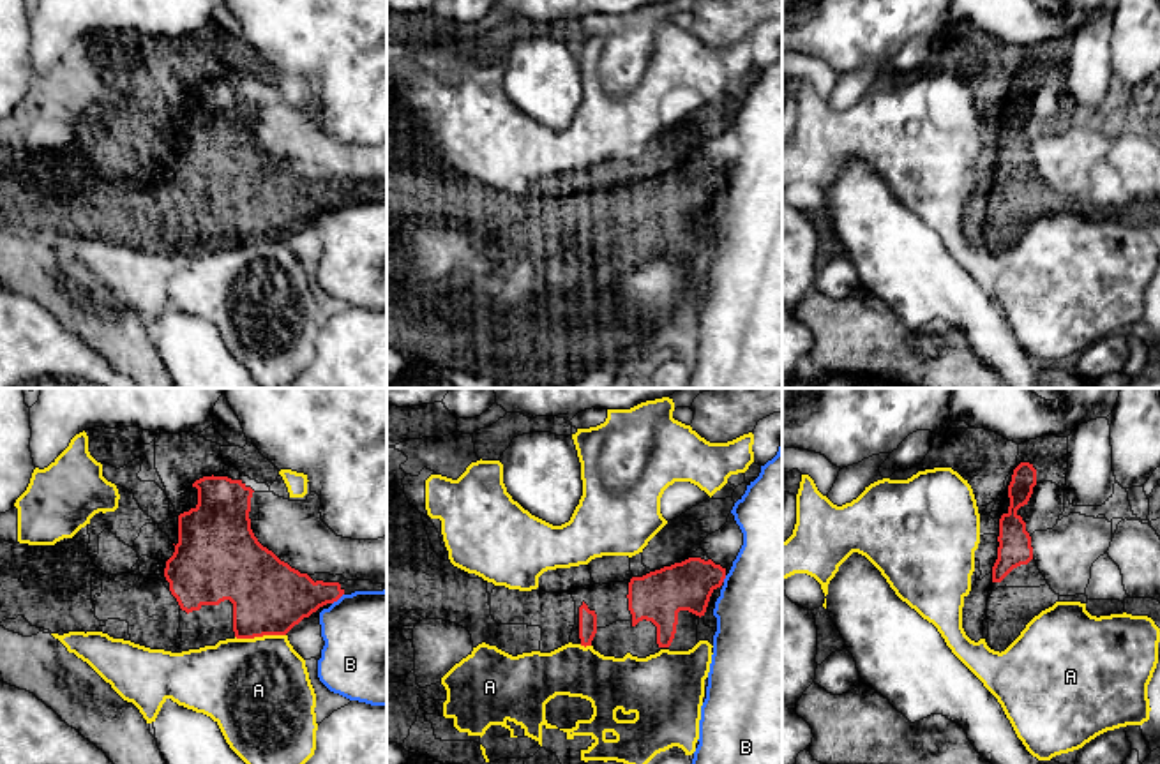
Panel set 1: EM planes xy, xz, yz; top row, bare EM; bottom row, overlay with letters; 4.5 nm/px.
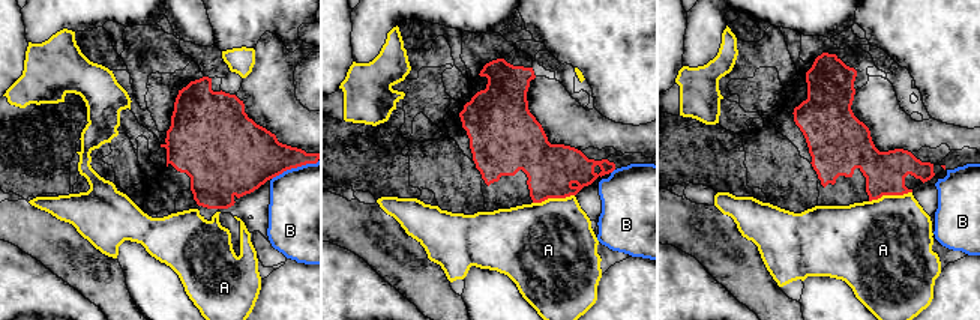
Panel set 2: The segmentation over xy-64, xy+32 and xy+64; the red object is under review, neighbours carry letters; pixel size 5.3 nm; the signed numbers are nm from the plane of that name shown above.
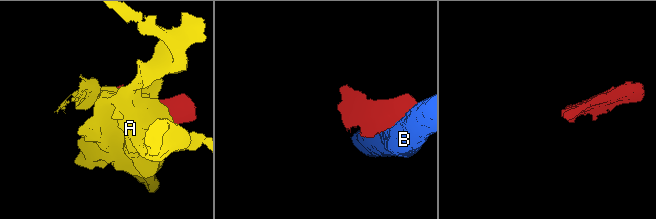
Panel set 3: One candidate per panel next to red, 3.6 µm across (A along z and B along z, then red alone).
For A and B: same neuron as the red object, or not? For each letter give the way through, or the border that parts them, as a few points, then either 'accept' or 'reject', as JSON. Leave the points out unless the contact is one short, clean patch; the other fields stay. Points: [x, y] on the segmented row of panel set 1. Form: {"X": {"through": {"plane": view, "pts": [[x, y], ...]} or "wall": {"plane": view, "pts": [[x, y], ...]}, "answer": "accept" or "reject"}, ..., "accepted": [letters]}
{"A": {"wall": {"plane": "xy", "pts": [[285, 634], [235, 637]]}, "answer": "reject"}, "B": {"answer": "reject"}, "accepted": []}

